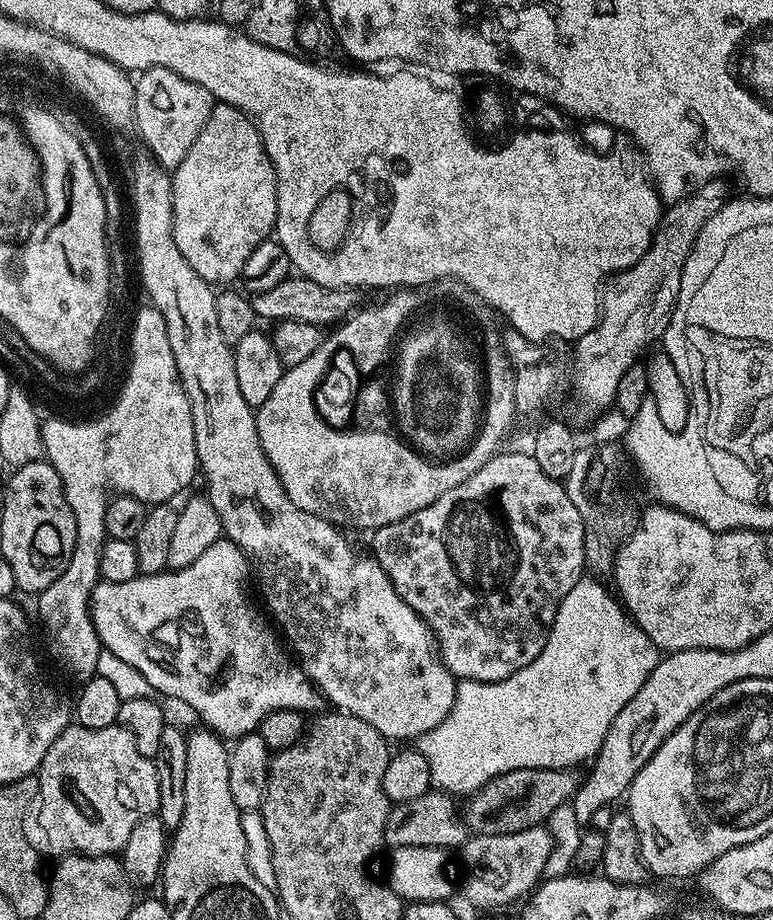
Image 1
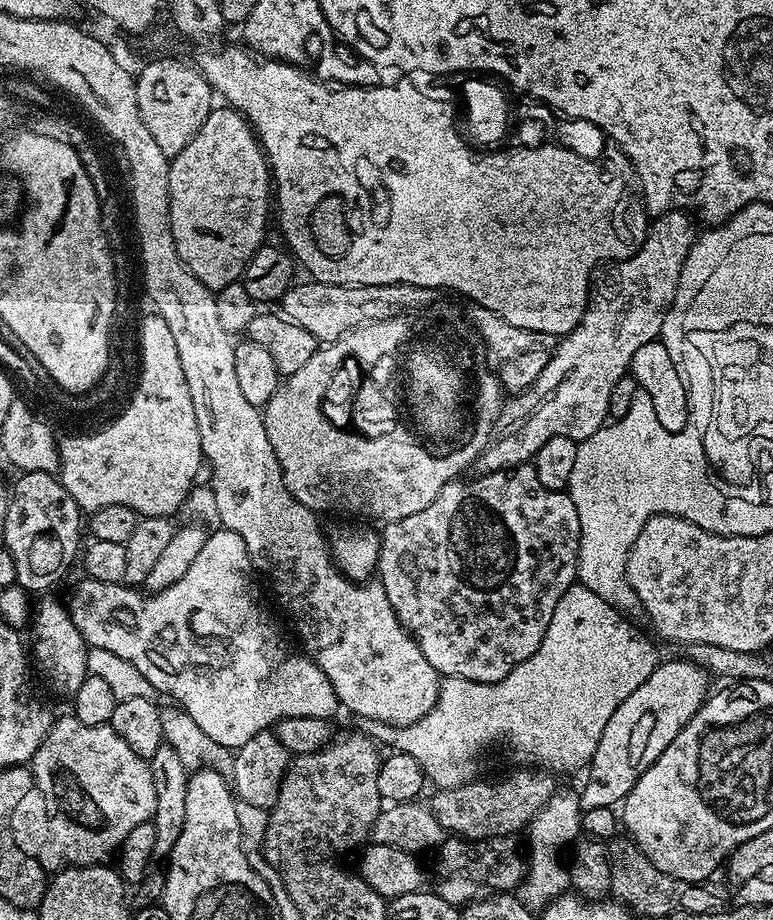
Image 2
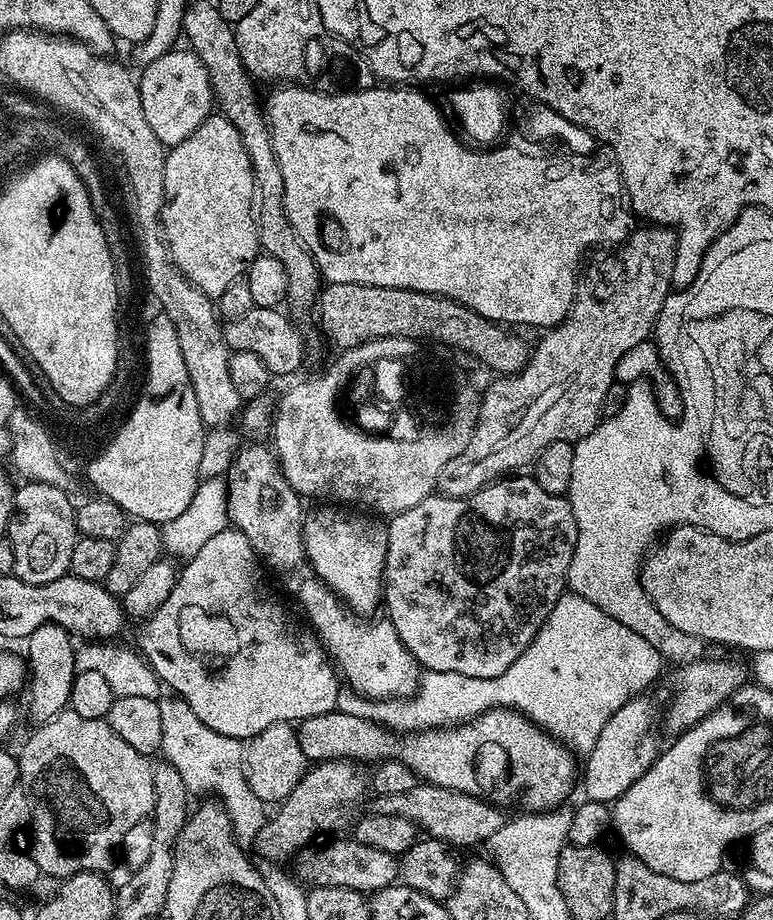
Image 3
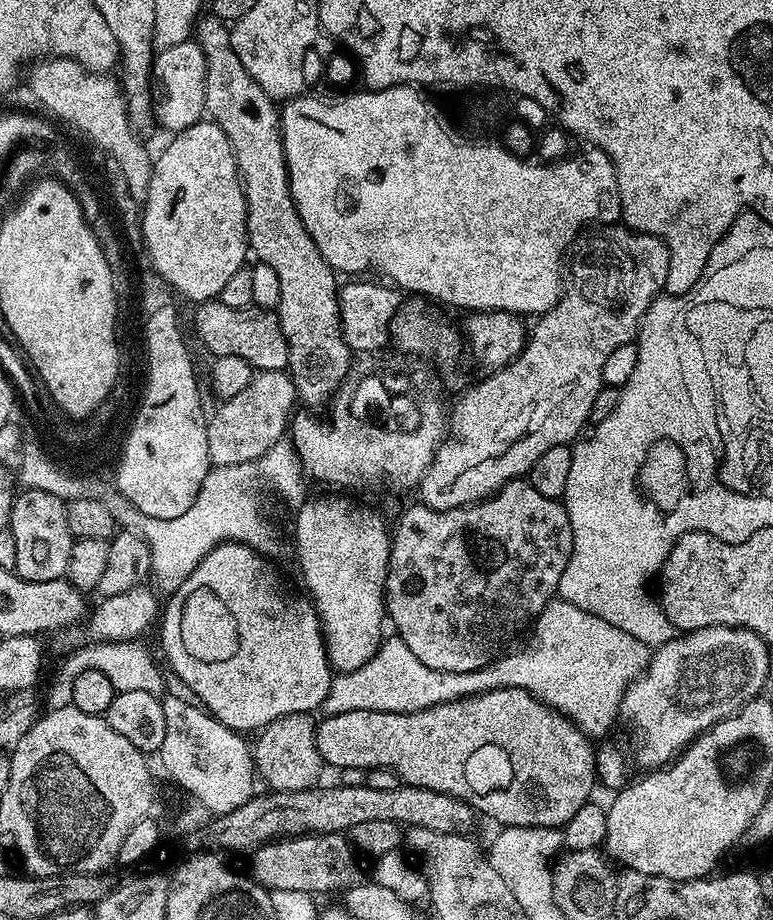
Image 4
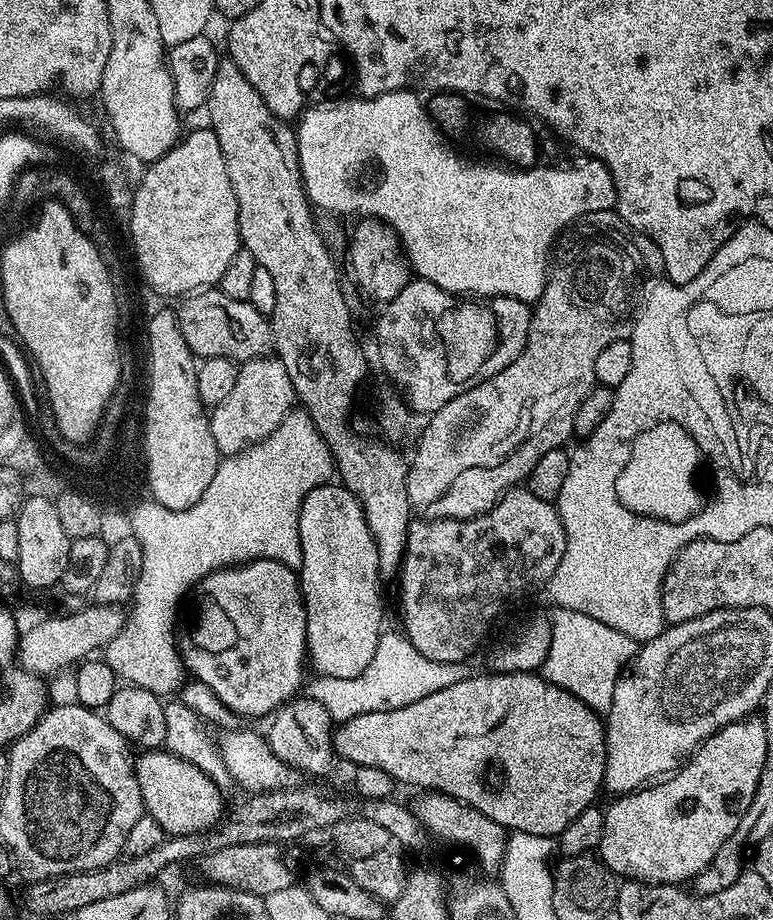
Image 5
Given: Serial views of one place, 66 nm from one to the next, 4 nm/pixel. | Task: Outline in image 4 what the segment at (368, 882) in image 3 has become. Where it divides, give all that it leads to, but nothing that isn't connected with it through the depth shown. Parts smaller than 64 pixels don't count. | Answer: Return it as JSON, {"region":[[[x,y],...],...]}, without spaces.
{"region":[[[313,832],[306,836],[290,836],[261,844],[251,853],[250,875],[256,883],[274,893],[278,890],[299,892],[334,892],[361,883],[360,864],[352,841],[339,832]]]}

